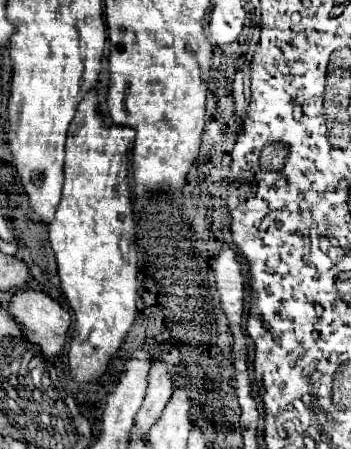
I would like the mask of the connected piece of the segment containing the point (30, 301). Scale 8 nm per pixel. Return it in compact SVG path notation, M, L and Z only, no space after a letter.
M18 289L16 293L10 295L10 303L8 303L8 311L12 313L12 317L18 321L18 325L22 327L24 335L42 347L44 355L54 357L62 351L62 347L66 345L66 337L68 337L68 327L70 327L70 315L68 311L64 311L54 299L50 299L46 293L36 291L36 289Z

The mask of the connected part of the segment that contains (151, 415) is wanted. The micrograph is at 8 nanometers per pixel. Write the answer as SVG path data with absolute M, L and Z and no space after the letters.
M152 363L150 373L148 373L148 389L146 389L144 405L134 421L136 429L140 429L142 433L150 431L150 427L160 419L166 403L170 401L174 393L172 387L174 385L172 385L168 367L164 363Z

